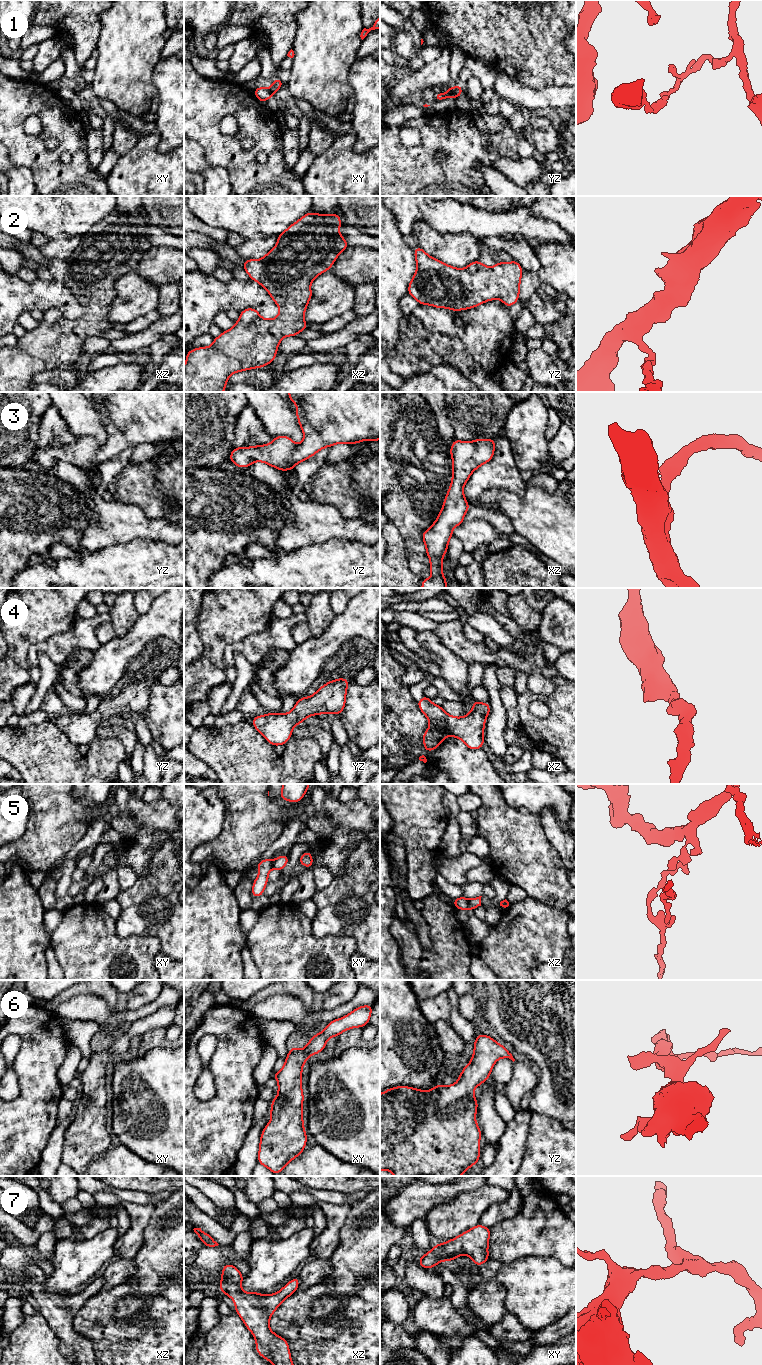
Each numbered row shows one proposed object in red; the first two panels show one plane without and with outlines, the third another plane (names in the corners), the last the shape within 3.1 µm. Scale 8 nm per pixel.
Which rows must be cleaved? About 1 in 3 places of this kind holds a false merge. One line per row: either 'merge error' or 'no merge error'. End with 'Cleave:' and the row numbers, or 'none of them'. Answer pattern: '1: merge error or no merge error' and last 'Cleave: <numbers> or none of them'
1: merge error
2: no merge error
3: no merge error
4: no merge error
5: merge error
6: no merge error
7: no merge error
Cleave: 1, 5

